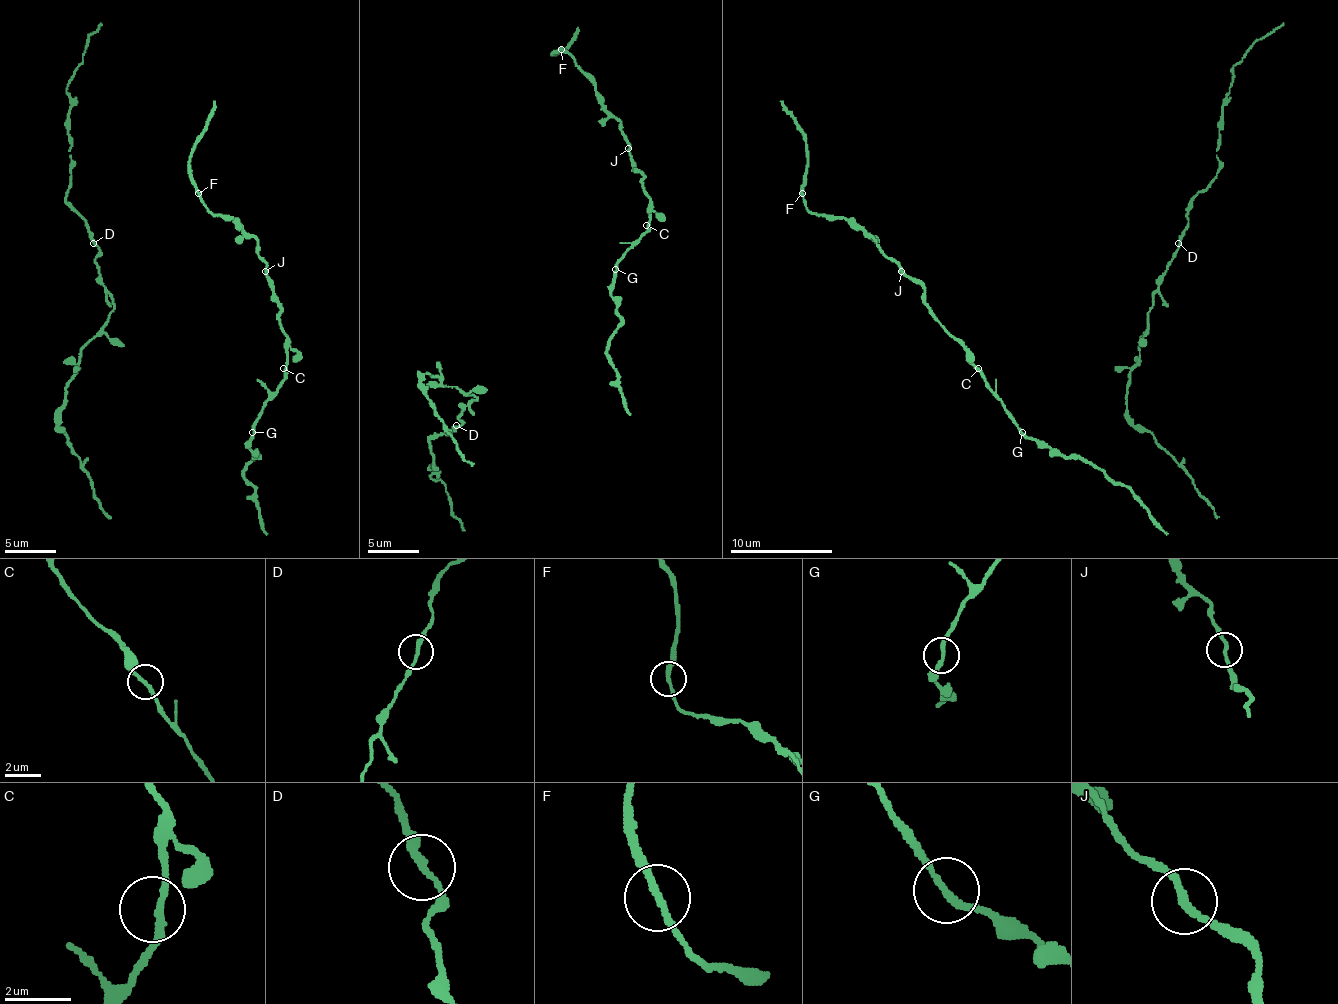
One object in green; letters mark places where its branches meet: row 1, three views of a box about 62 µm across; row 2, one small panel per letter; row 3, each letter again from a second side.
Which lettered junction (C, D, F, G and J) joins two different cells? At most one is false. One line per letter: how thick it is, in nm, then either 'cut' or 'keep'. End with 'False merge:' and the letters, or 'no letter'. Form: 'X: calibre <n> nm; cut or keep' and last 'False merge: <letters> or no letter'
C: calibre 200 nm; keep
D: calibre 200 nm; keep
F: calibre 200 nm; keep
G: calibre 200 nm; keep
J: calibre 220 nm; keep
False merge: no letter

